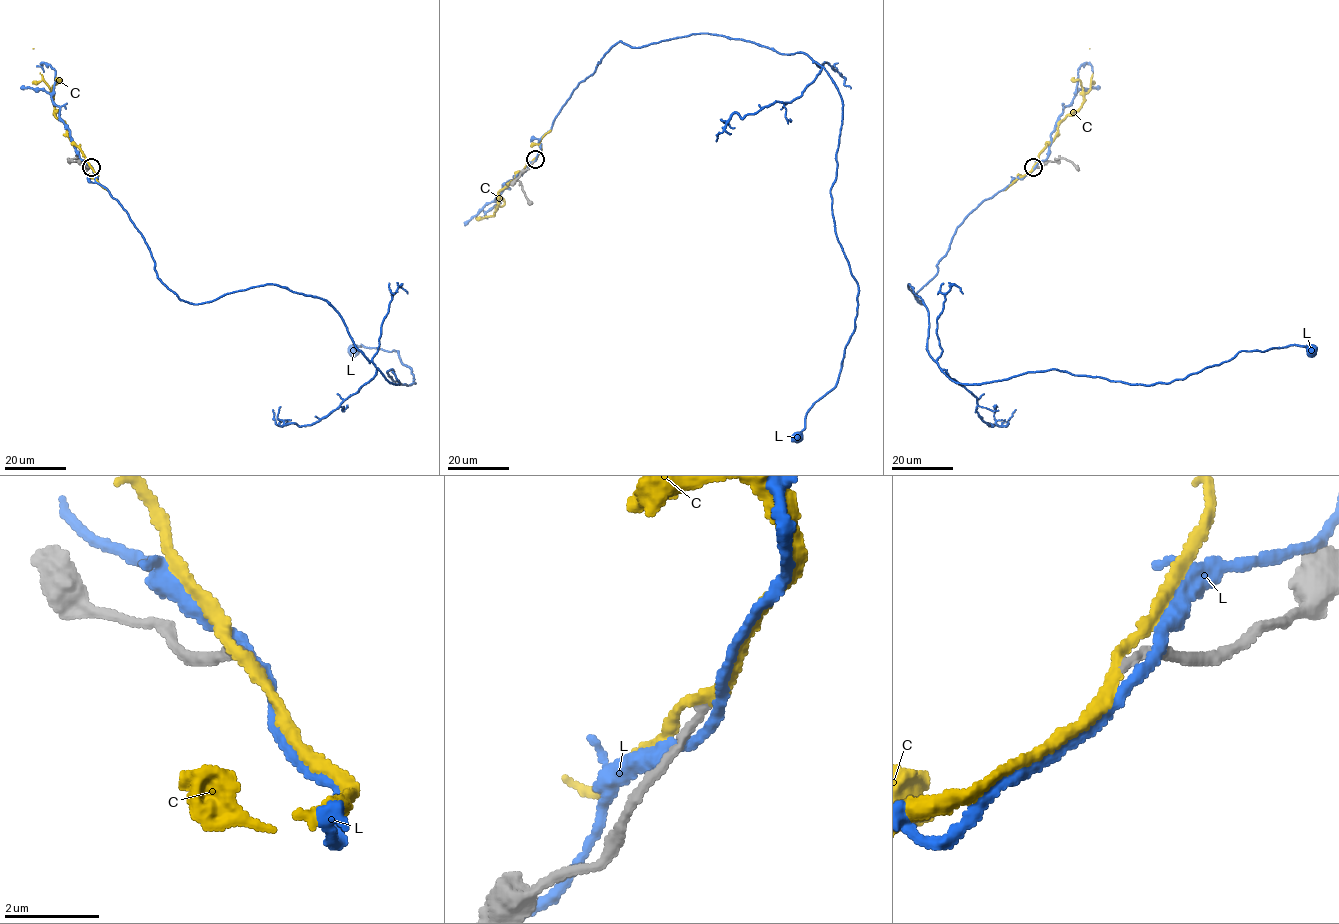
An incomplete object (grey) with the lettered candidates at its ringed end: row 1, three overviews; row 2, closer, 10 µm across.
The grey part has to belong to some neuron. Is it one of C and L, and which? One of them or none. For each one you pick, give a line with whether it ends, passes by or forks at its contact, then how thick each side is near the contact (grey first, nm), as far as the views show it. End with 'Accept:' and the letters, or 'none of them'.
C: it passes by; 190 nm thick on the grey side, 220 nm on the other
Accept: C

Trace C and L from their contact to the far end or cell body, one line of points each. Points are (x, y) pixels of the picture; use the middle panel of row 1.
C: (535, 159), (498, 192), (498, 205), (493, 215), (483, 218), (477, 215)
L: (535, 160), (620, 41), (722, 35), (827, 72), (843, 105), (832, 213), (857, 313), (836, 384), (796, 435)

